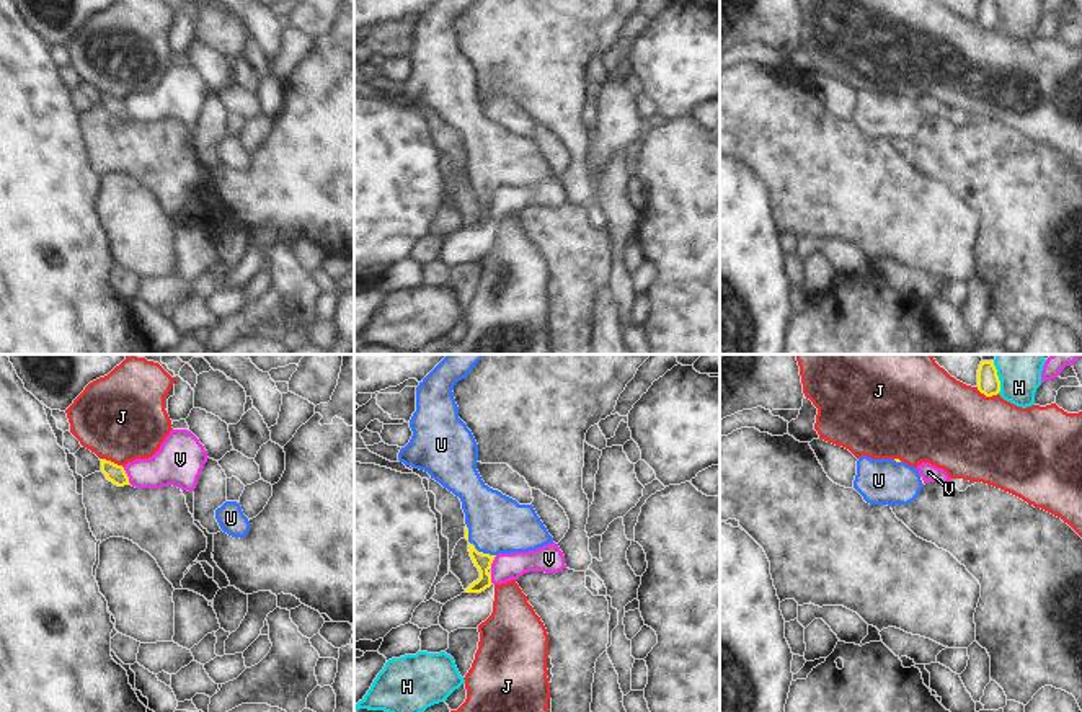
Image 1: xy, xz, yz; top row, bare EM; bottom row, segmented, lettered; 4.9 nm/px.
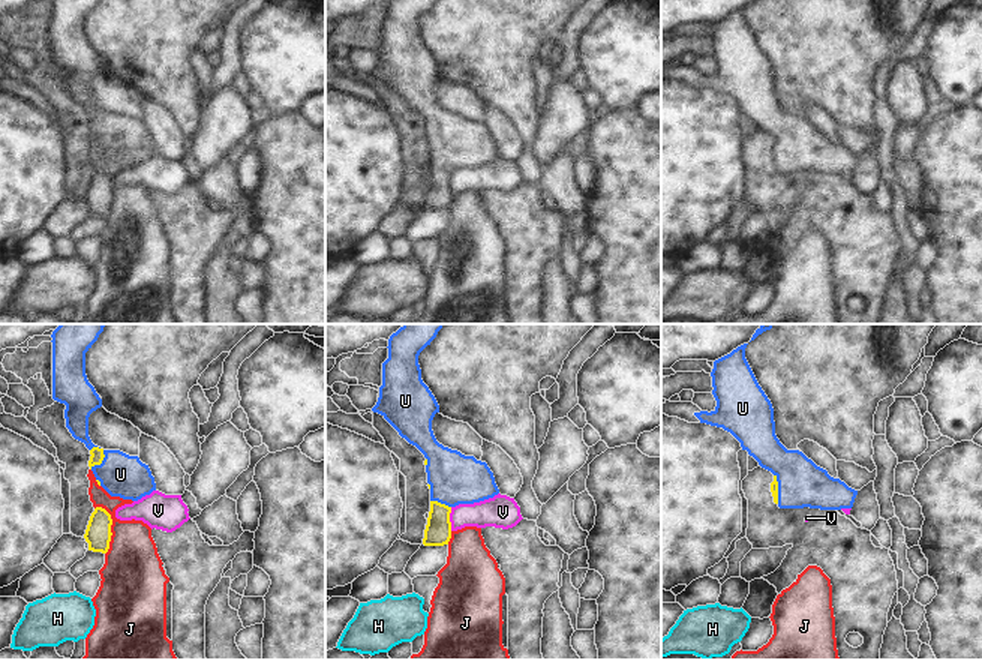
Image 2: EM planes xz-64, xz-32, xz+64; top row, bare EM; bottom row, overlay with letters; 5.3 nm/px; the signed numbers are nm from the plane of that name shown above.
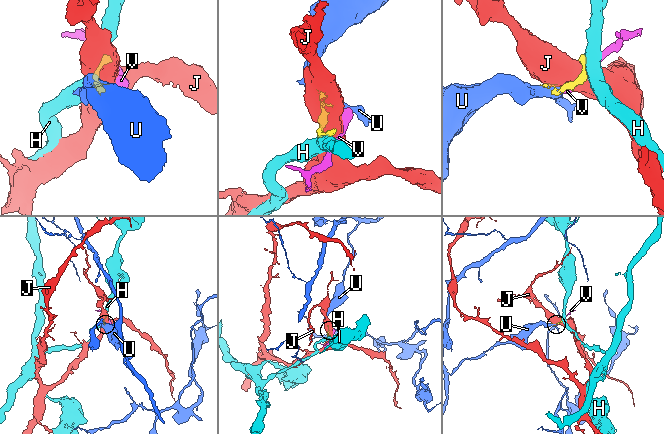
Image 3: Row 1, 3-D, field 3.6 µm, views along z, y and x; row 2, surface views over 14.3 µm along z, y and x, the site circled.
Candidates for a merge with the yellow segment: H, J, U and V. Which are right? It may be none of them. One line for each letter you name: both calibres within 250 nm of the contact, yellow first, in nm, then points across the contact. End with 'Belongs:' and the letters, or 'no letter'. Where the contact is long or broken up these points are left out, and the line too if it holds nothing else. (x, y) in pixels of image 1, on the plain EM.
U: calibres 80 and 280 nm
Belongs: U

